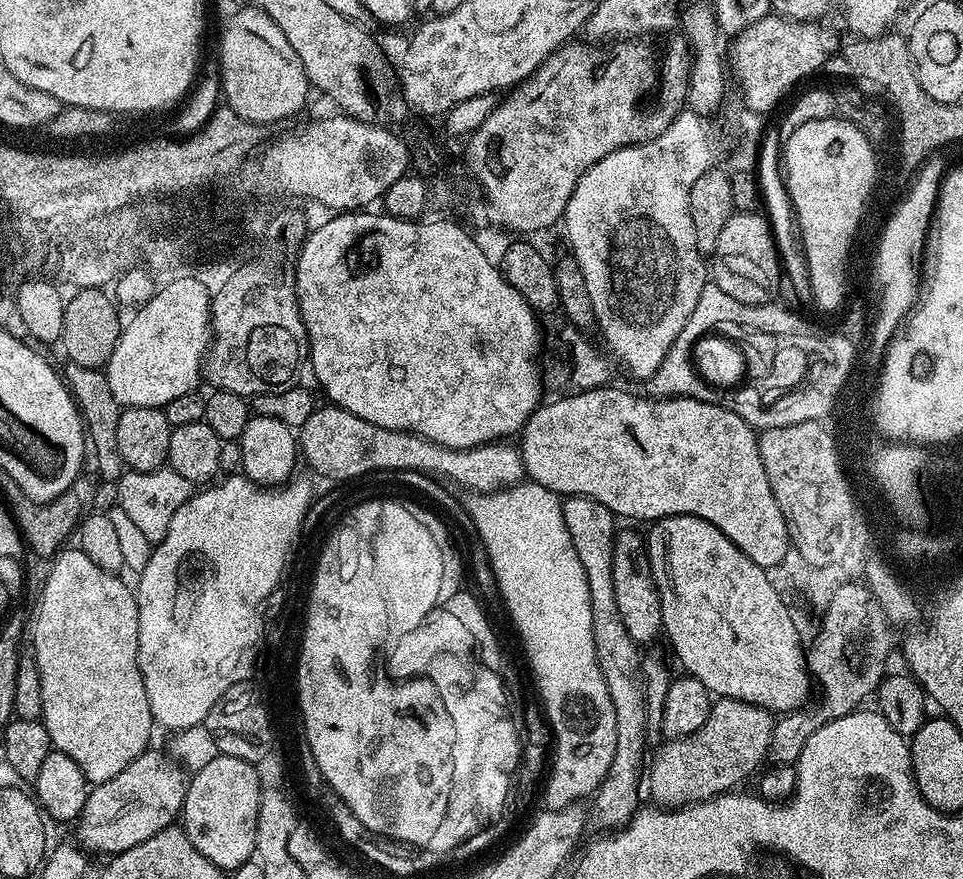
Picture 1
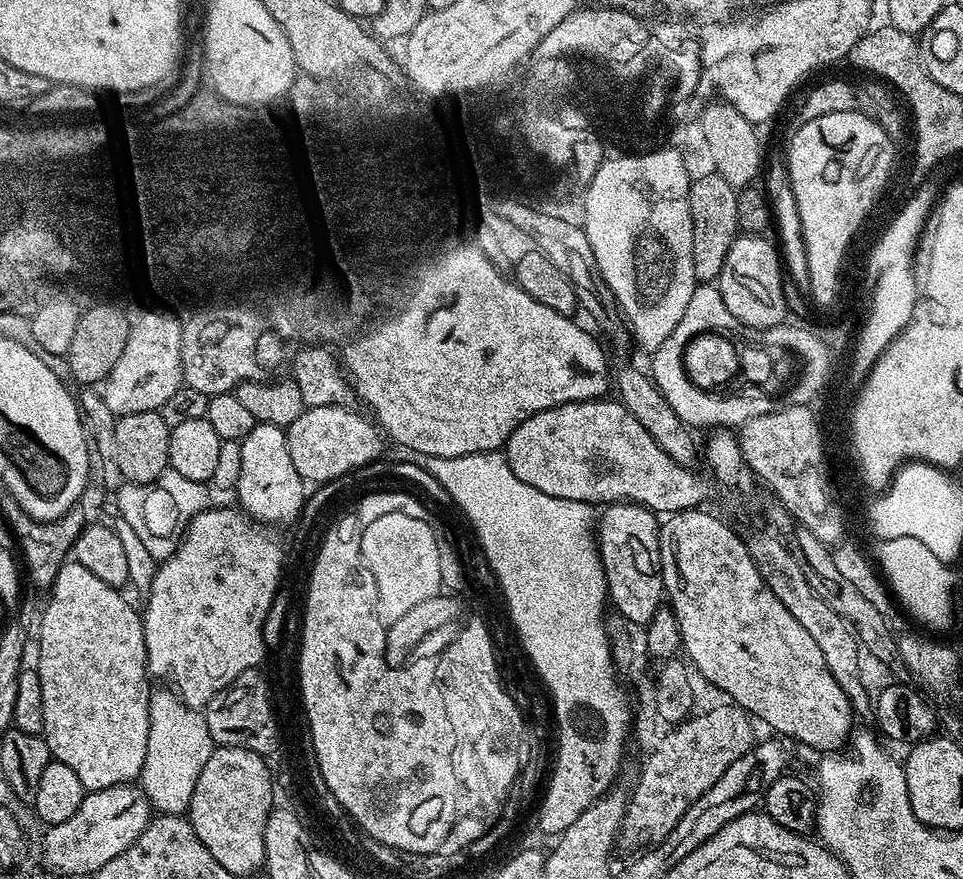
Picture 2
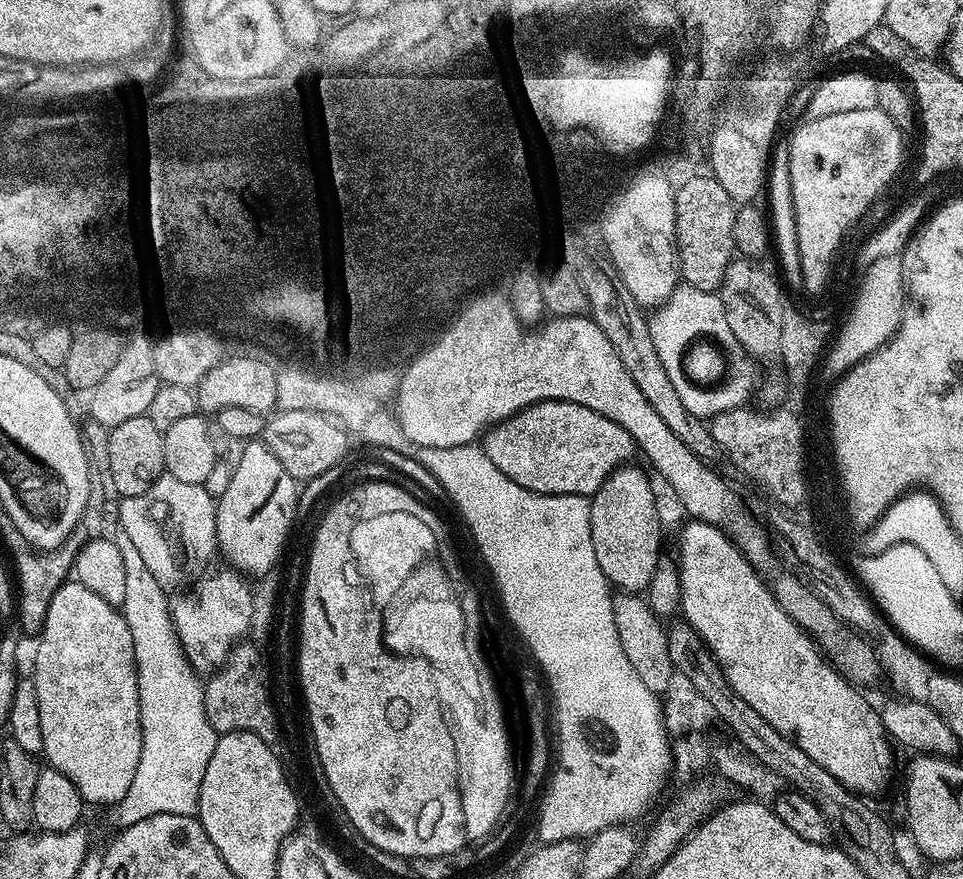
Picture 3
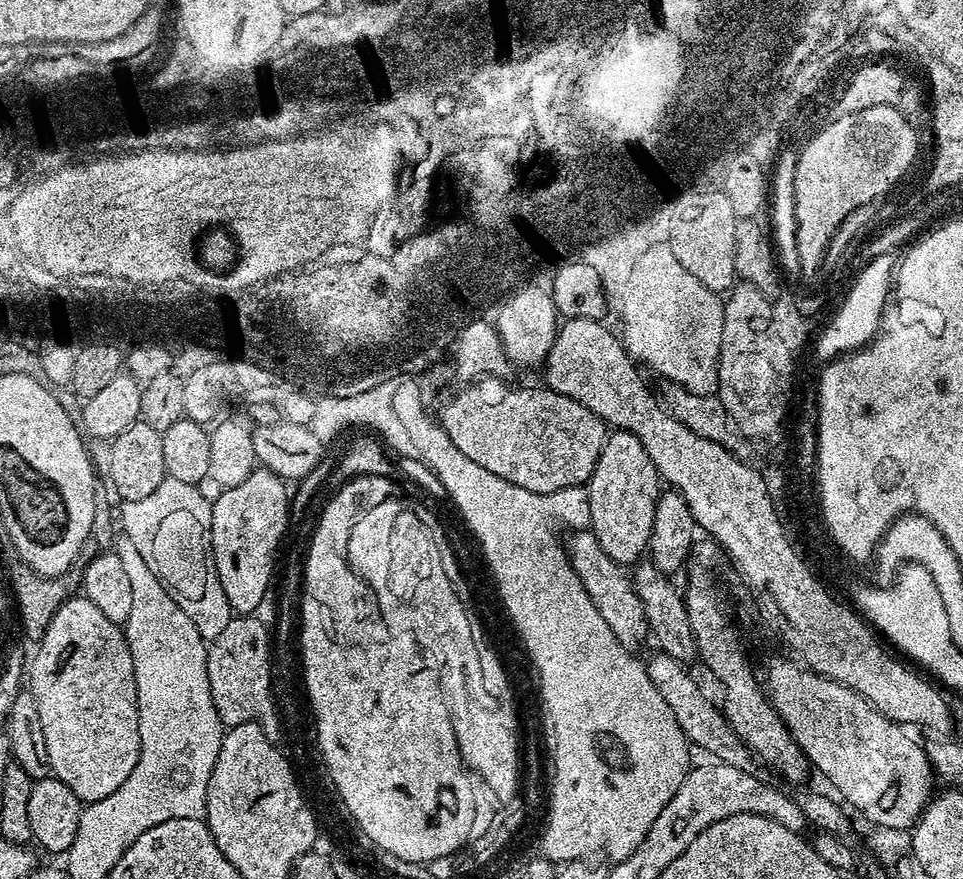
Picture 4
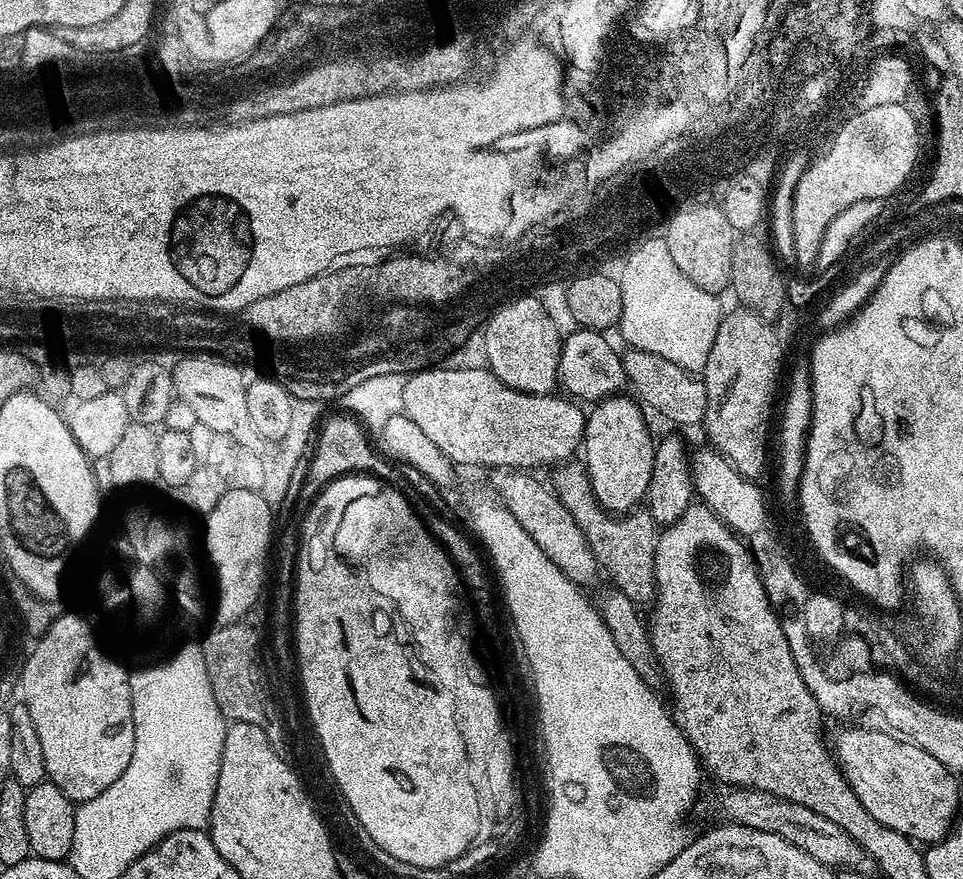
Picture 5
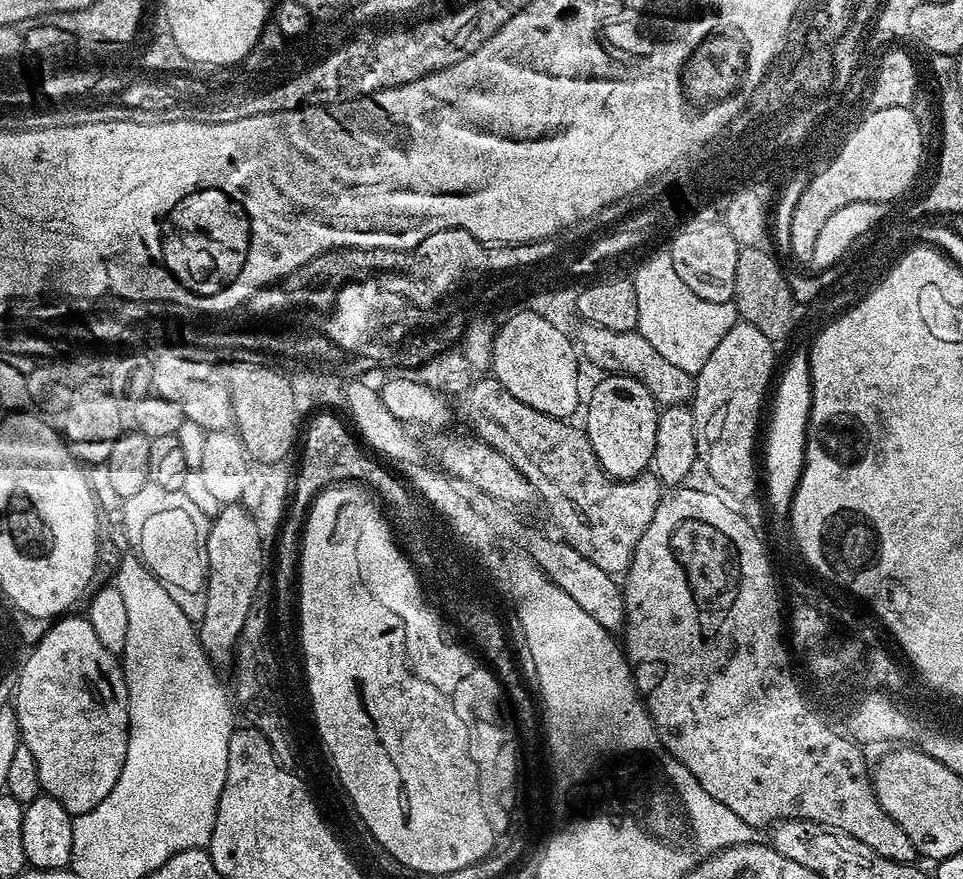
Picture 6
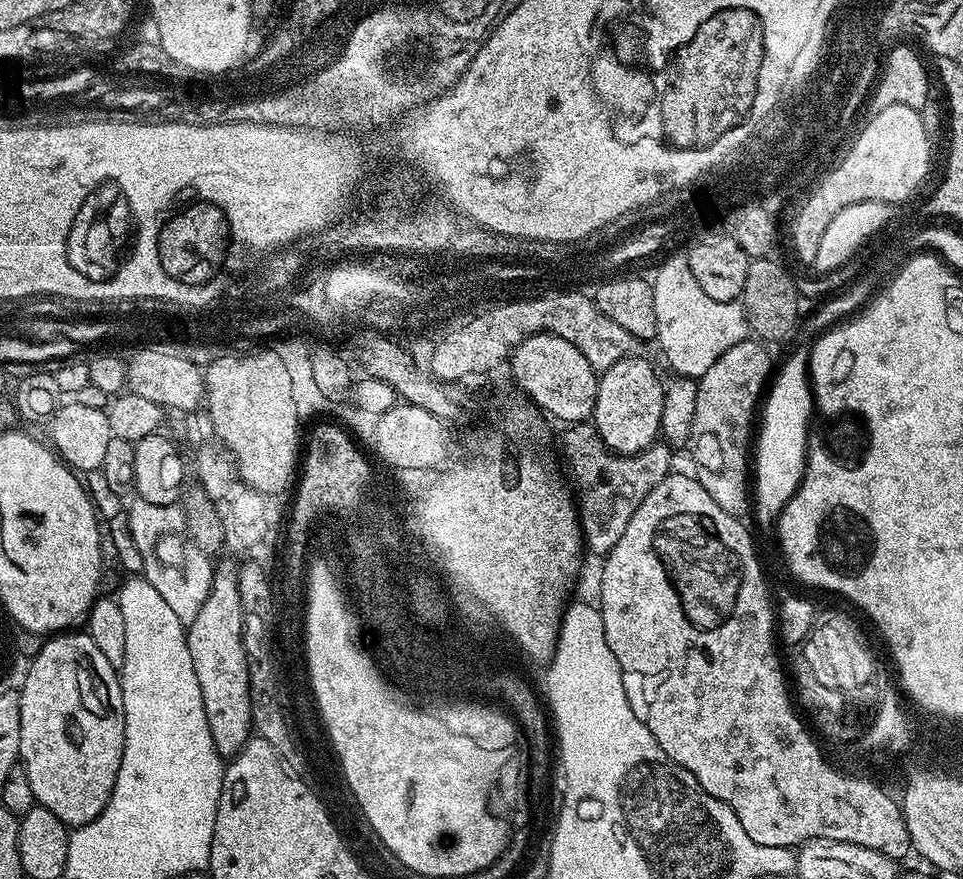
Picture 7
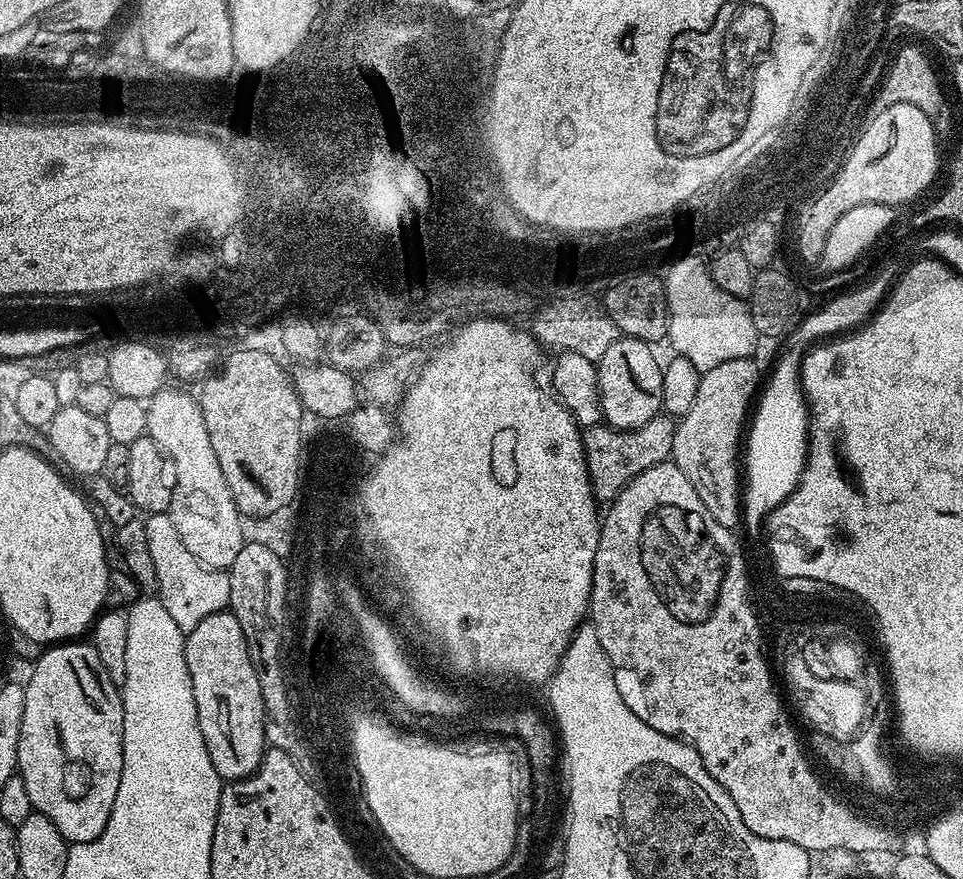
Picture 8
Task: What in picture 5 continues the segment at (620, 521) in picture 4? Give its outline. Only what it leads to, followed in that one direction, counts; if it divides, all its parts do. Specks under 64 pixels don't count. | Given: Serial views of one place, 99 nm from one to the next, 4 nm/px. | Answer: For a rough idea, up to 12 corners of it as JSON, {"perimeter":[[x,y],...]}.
{"perimeter":[[609,396],[584,422],[582,463],[613,514],[647,497],[645,409]]}

